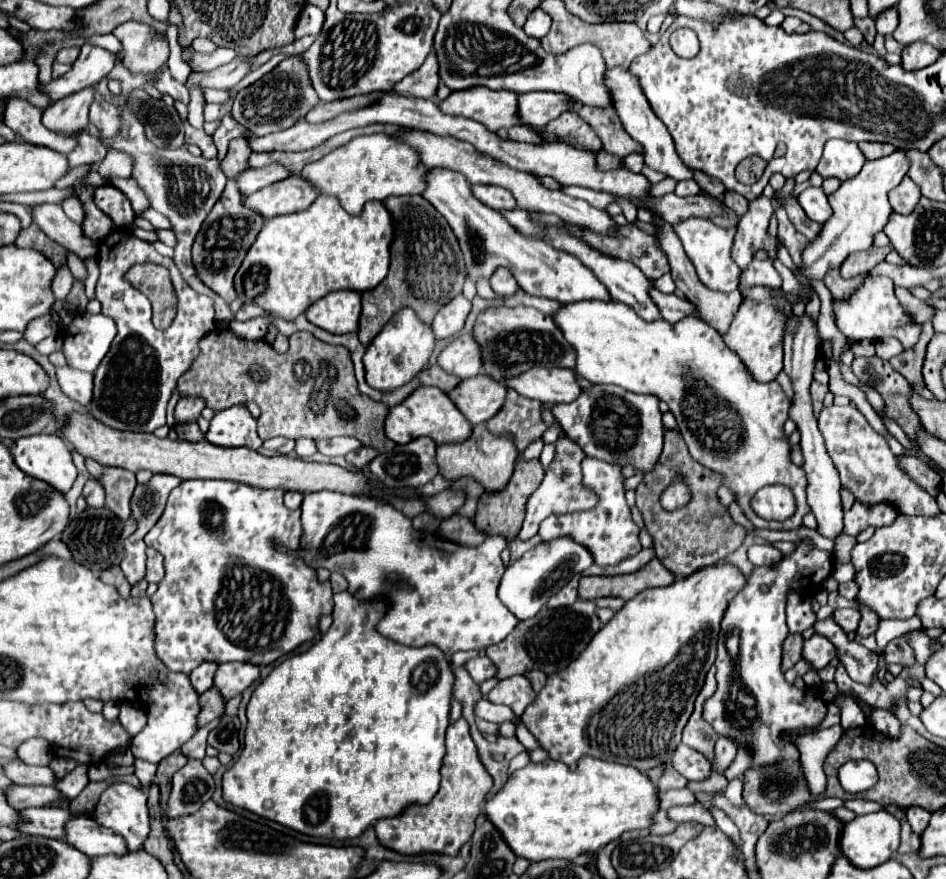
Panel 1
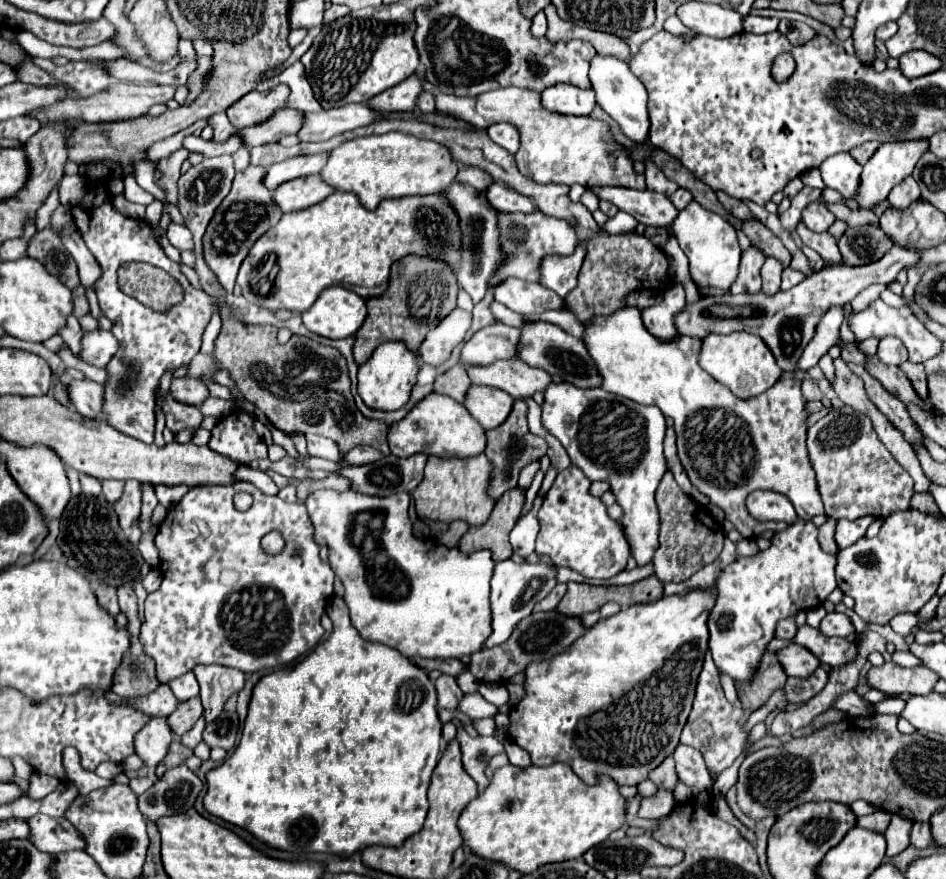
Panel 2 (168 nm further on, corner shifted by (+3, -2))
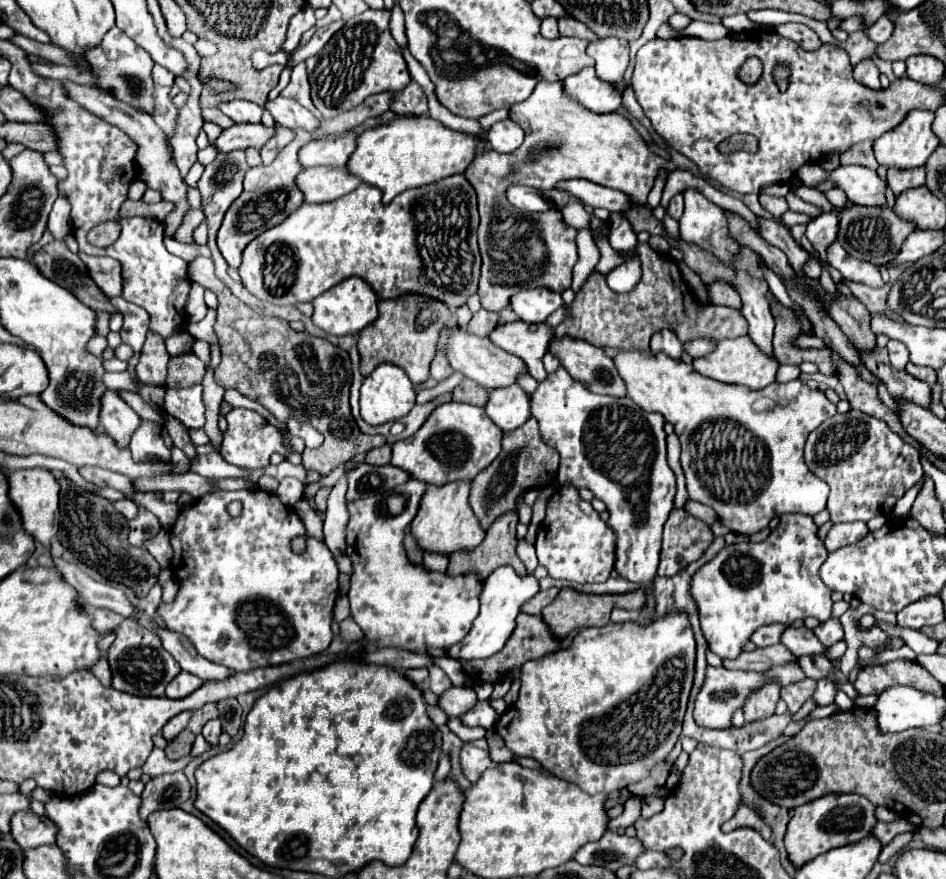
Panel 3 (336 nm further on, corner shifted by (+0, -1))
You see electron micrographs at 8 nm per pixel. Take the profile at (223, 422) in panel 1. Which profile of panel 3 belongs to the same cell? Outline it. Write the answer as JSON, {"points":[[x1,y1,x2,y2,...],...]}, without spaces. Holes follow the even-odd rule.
{"points":[[231,409,225,417,227,417,229,425,227,425,227,431,223,433,219,453,227,463,233,463,239,467,249,467,249,469,259,469,259,467,269,465,269,457,275,451,285,455,279,431,271,423,267,423,259,413,255,413,251,409]]}

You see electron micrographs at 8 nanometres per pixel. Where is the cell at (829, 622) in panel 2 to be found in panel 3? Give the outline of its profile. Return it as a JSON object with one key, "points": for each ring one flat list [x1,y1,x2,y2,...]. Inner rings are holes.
{"points":[[835,617,823,621,823,623,821,623,819,627,815,627,813,631,815,631,815,635,819,637,819,641,821,641,825,647,829,647,829,645,833,645,833,643,837,643,837,641,843,639,843,625,841,625,841,621,835,619]]}

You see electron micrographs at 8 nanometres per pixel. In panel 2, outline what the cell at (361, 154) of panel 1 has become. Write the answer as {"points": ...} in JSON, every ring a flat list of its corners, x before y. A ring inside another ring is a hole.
{"points":[[388,132,344,142,332,150,328,164,320,172,320,176,336,190,354,192,368,210,376,210,386,198,440,192,454,182,456,174,458,162,444,144,420,140,404,132]]}

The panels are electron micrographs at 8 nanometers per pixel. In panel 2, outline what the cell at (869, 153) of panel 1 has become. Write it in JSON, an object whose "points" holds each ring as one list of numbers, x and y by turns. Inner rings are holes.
{"points":[[876,140,864,142,864,144,856,146,856,148,852,148,852,150,850,150,850,156,852,156,858,164,866,164,866,162,872,158,872,152,876,152,878,146,880,146,880,144,876,144]]}

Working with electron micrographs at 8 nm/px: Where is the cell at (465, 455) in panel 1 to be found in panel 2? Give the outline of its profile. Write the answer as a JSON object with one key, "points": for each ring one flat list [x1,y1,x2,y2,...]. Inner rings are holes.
{"points":[[484,454,468,460,460,458,440,460,436,456,434,458,430,456,426,462,424,480,412,492,418,518,446,524,454,520,464,520,468,526,482,526,494,508,494,500,486,494,488,480,490,480,490,464]]}

